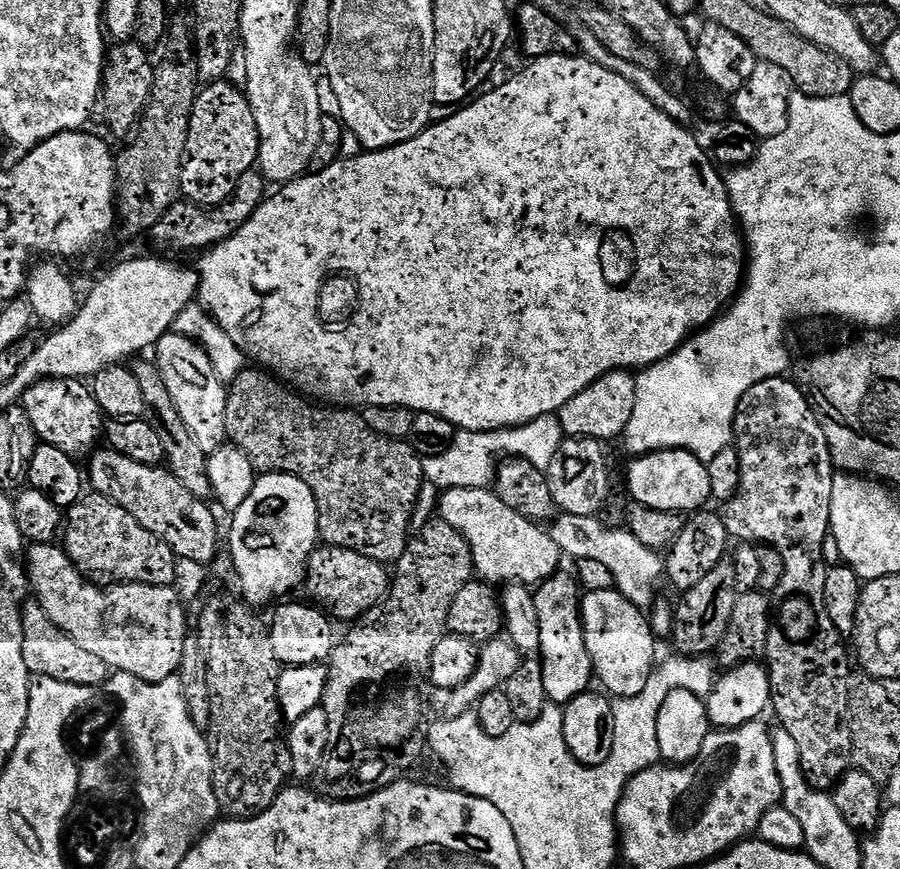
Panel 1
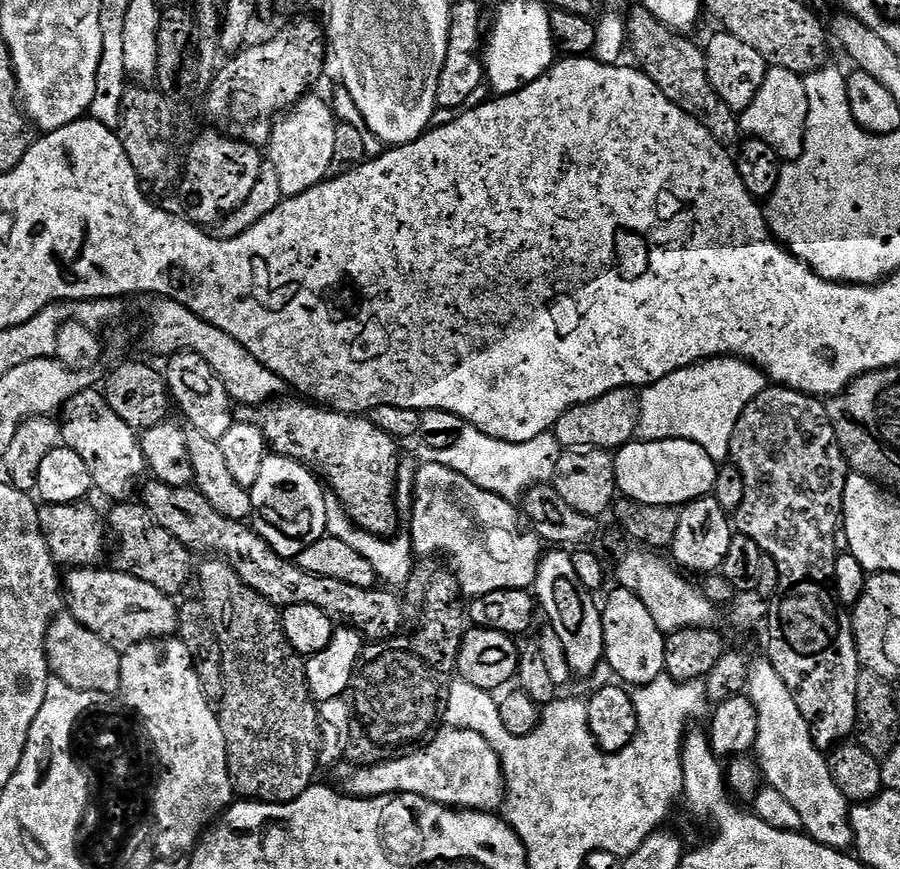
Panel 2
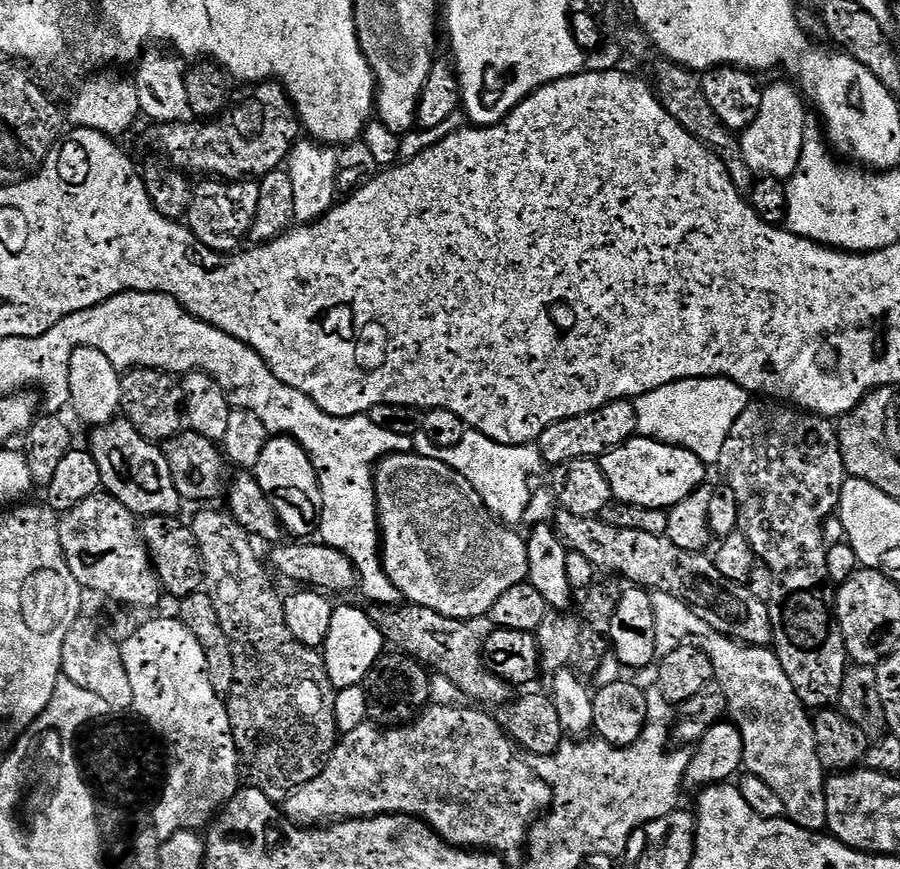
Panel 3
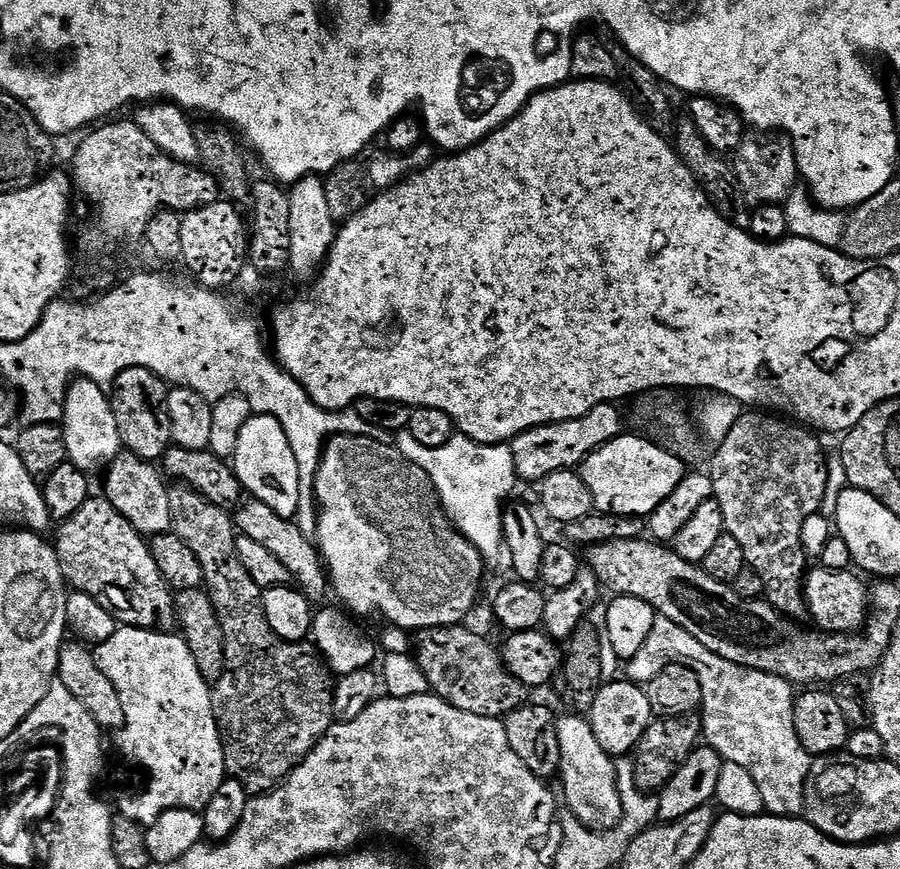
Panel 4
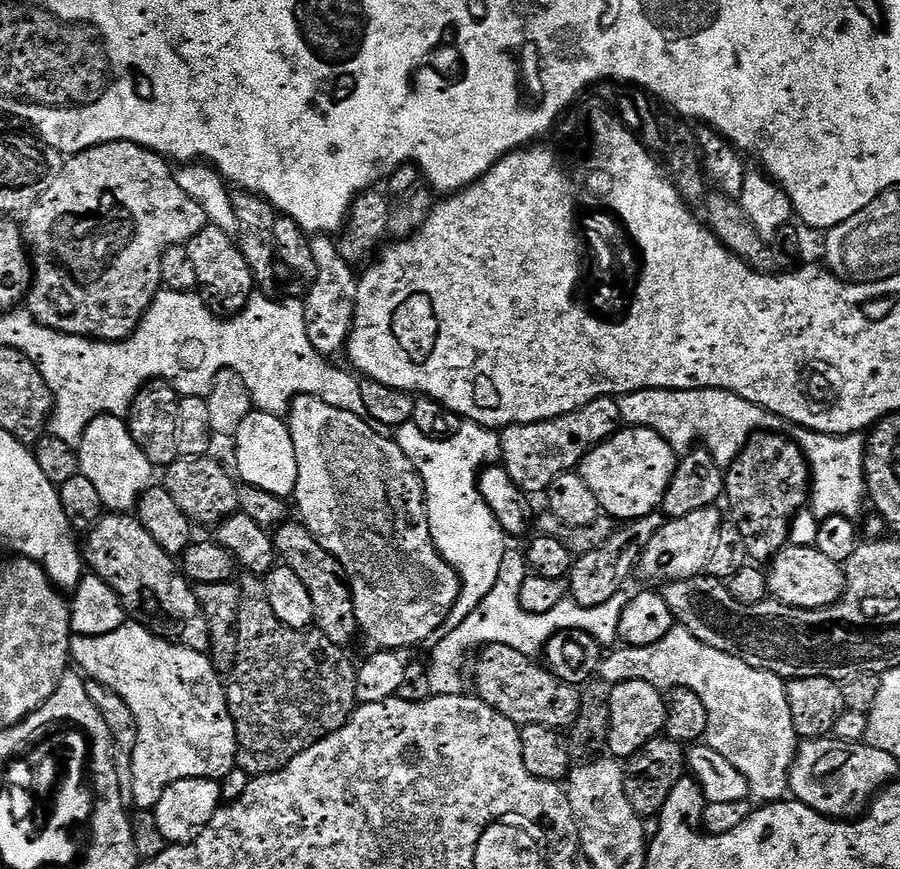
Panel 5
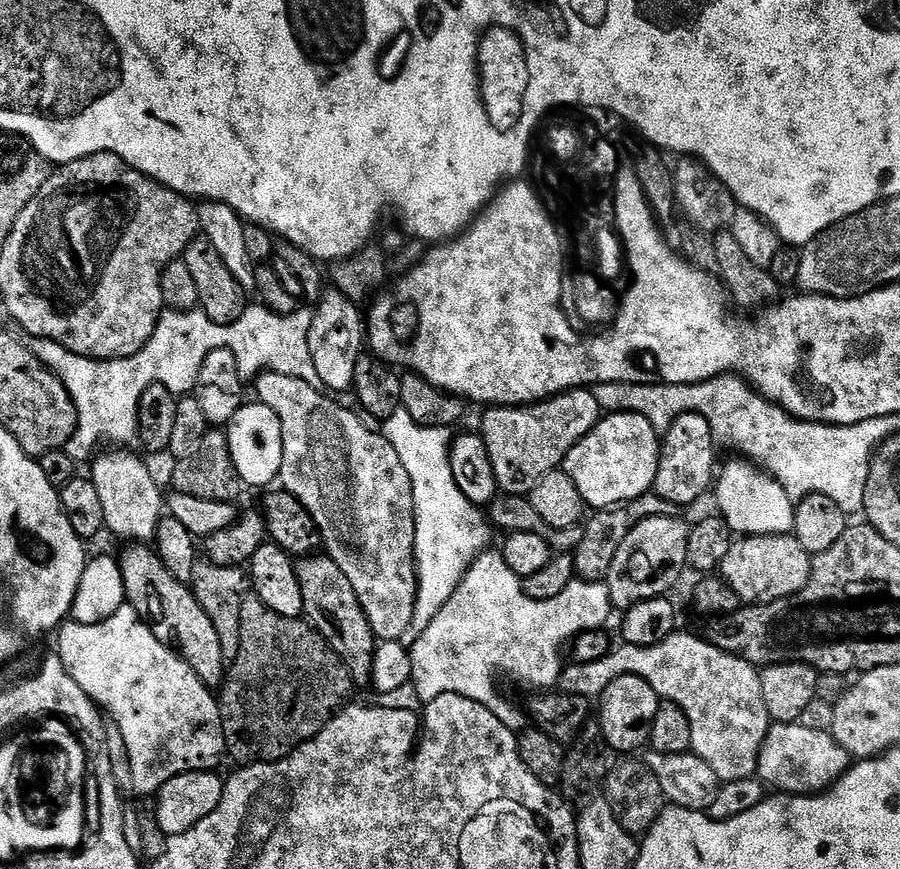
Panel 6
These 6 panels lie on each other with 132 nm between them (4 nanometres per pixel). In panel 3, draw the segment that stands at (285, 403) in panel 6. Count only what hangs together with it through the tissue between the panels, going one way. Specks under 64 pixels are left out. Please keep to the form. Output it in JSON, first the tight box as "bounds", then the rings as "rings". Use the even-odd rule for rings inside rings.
{"bounds":[374,452,518,622],"rings":[[[412,452],[387,455],[374,468],[379,555],[383,570],[408,604],[429,608],[451,620],[472,622],[475,616],[487,617],[494,602],[518,583],[518,576],[512,573],[512,560],[507,550],[496,544],[495,538],[480,525],[468,501],[469,493],[457,483],[452,469],[443,459],[431,460],[428,456],[416,455]]]}

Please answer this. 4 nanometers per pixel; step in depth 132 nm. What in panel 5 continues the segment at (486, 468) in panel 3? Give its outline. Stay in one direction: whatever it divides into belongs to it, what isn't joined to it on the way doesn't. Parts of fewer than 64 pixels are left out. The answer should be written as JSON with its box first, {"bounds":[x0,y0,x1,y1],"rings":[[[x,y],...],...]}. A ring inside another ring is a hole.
{"bounds":[394,422,506,646],"rings":[[[416,422],[404,424],[394,432],[396,445],[406,454],[406,458],[410,458],[424,484],[424,498],[428,505],[428,535],[432,537],[442,558],[460,575],[460,593],[444,625],[430,634],[427,643],[432,646],[461,626],[477,609],[498,580],[499,571],[506,565],[504,531],[480,497],[478,483],[482,469],[500,460],[500,432],[471,422],[461,425],[452,437],[449,435],[447,438],[426,436],[423,427]]]}

